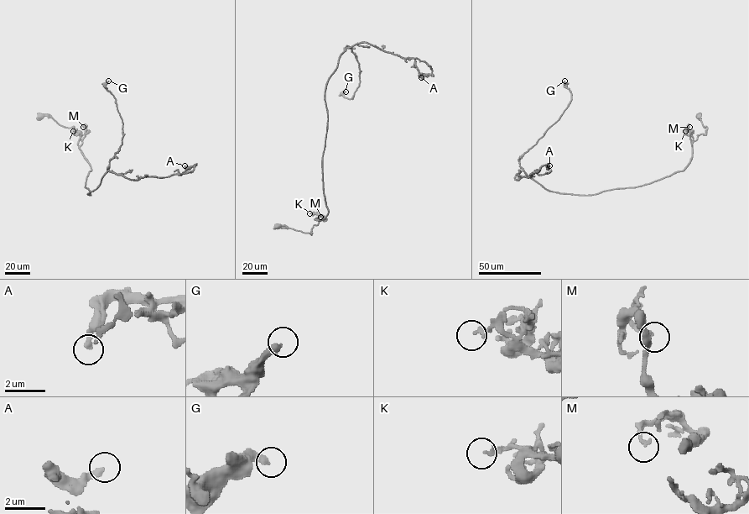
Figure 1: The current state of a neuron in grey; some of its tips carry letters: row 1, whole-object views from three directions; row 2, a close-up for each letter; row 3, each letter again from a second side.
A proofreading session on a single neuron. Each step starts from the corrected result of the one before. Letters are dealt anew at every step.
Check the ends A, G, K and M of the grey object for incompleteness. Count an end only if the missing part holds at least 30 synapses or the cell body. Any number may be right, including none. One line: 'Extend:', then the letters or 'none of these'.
Extend: none of these

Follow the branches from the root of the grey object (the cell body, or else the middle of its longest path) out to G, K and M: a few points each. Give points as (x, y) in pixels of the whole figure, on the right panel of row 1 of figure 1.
G: (698, 116), (706, 133), (697, 134), (683, 170), (592, 195), (551, 191), (519, 159), (567, 107), (564, 81)
K: (698, 116), (703, 126), (707, 128), (706, 133), (697, 134), (692, 146), (685, 131)
M: (698, 116), (703, 126), (707, 128), (706, 133), (697, 134), (694, 141), (689, 127)

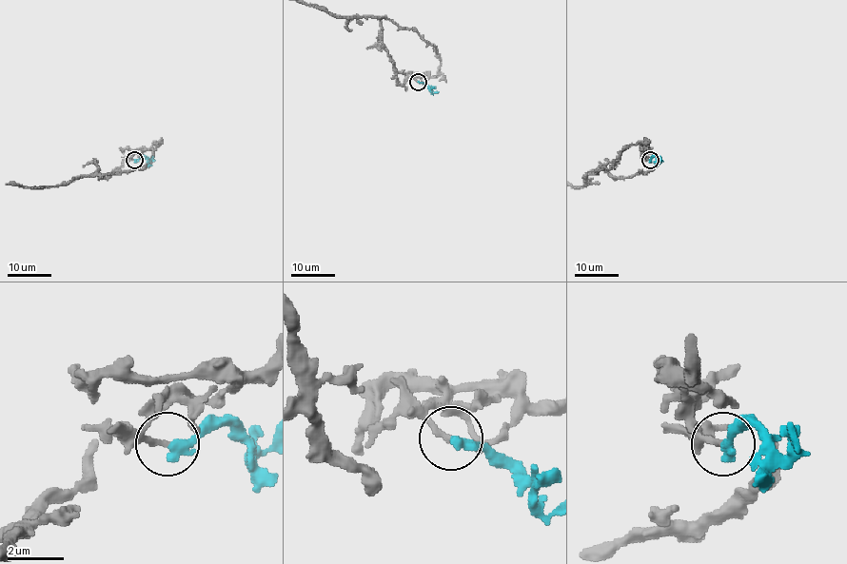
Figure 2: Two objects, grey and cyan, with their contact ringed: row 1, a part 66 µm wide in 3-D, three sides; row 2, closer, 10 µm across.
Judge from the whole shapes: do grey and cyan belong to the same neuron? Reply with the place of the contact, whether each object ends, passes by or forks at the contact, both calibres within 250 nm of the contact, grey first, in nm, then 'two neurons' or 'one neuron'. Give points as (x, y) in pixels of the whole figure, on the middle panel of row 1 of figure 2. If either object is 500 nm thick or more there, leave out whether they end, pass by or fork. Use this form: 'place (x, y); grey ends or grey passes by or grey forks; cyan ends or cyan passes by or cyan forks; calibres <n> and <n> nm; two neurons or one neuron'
place (418, 82); grey ends; cyan ends; calibres 200 and 400 nm; one neuron

